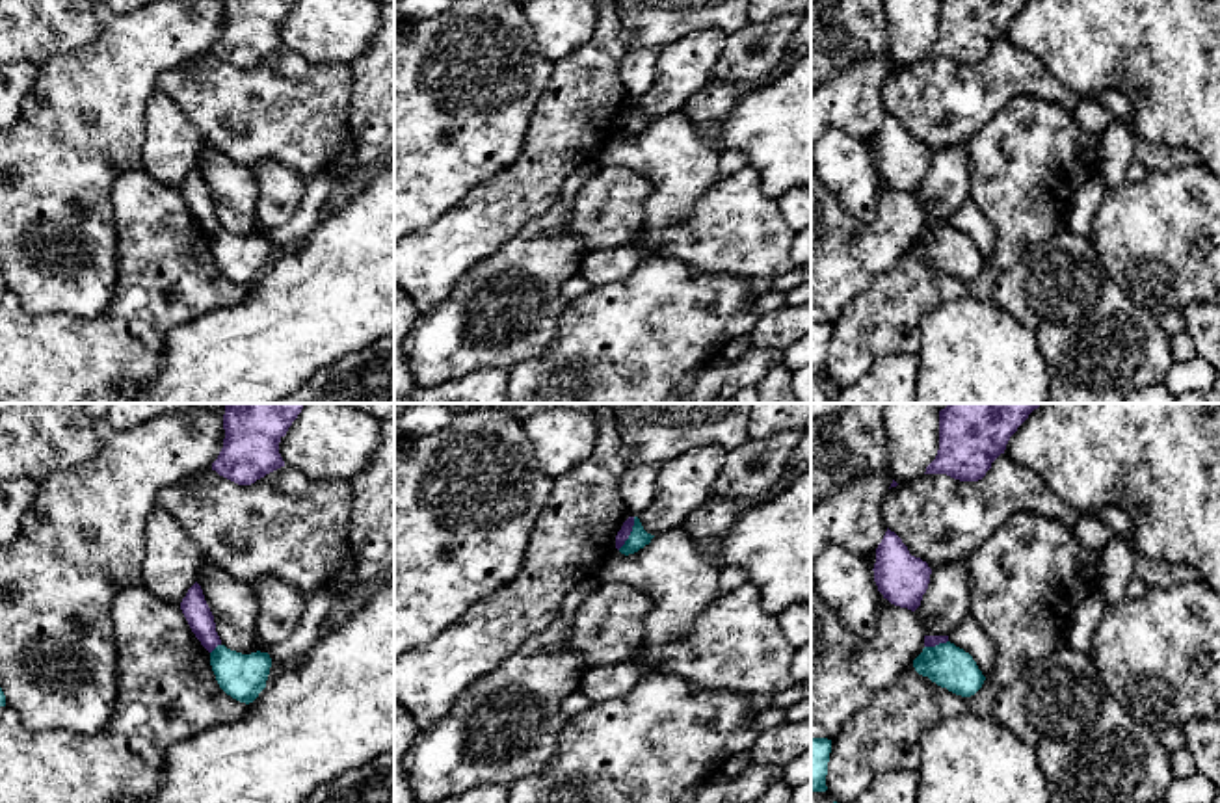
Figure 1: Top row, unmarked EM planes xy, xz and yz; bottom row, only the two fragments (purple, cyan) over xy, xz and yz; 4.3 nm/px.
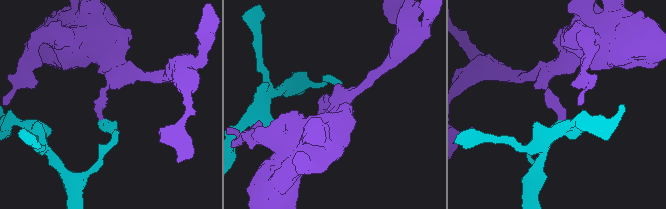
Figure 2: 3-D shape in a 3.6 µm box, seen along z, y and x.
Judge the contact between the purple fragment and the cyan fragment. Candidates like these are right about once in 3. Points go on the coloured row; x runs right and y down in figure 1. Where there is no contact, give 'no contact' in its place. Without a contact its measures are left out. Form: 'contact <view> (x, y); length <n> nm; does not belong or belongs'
contact xz (629, 534); length 160 nm; does not belong

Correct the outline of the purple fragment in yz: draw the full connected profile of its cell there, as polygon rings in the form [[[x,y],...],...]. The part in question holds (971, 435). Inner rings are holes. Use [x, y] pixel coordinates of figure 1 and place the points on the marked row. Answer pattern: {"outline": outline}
{"outline": [[[948,403],[939,411],[939,450],[924,474],[978,481],[1041,403]]]}

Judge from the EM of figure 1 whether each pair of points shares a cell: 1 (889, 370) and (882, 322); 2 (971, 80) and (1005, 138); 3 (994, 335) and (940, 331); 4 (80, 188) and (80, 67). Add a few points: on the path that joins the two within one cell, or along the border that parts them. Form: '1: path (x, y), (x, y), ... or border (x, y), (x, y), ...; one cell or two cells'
1: border (915, 354), (880, 355), (852, 381); two cells
2: border (1031, 93), (1012, 97), (964, 142); two cells
3: path (981, 335), (953, 335); one cell
4: path (79, 158), (80, 97); one cell

